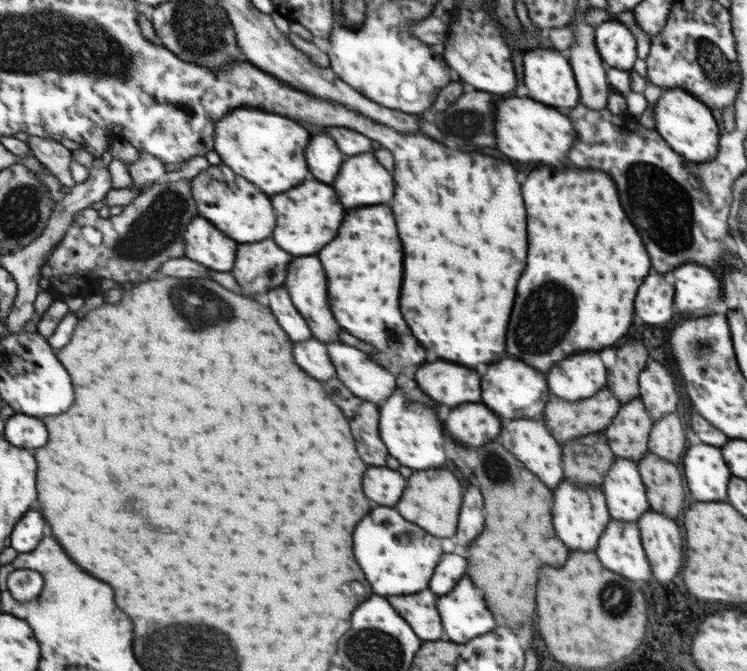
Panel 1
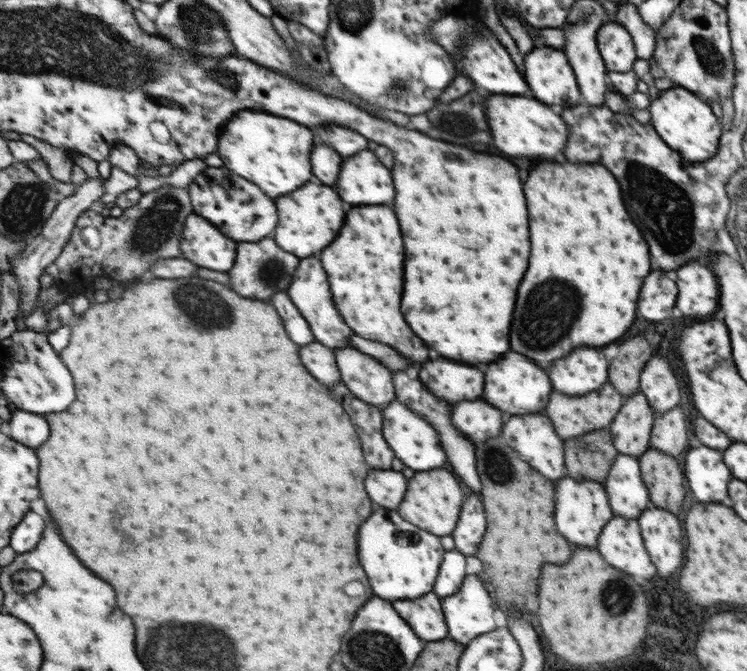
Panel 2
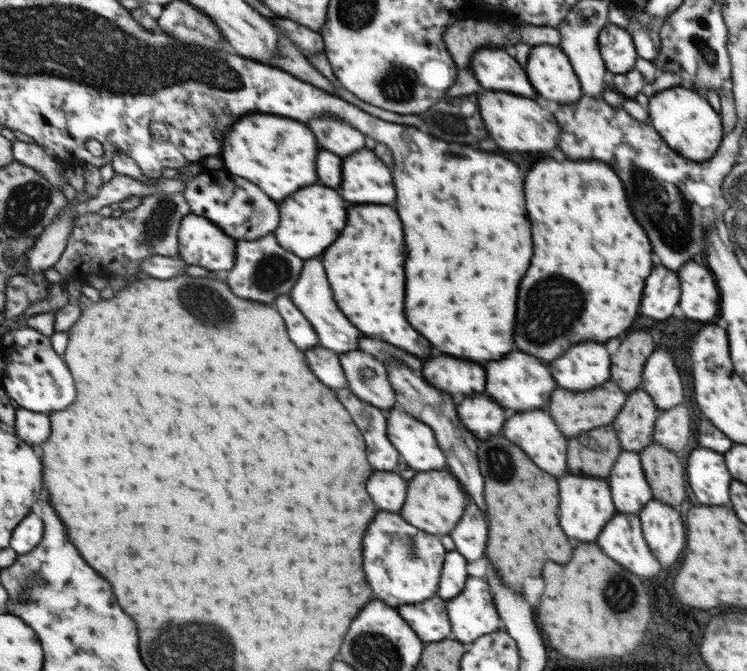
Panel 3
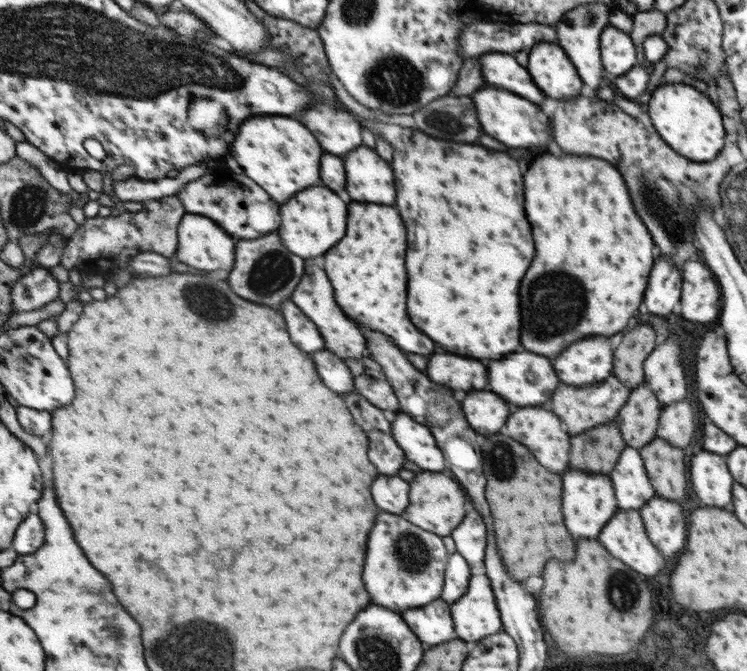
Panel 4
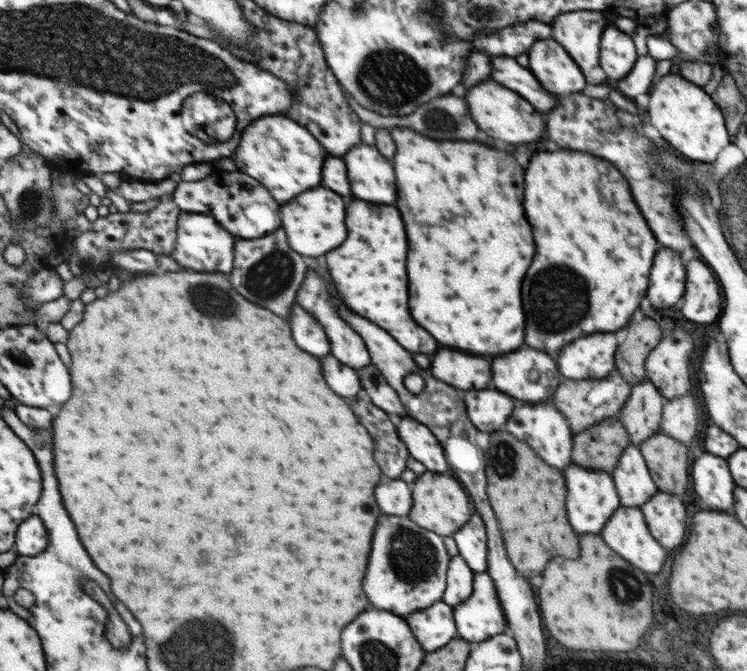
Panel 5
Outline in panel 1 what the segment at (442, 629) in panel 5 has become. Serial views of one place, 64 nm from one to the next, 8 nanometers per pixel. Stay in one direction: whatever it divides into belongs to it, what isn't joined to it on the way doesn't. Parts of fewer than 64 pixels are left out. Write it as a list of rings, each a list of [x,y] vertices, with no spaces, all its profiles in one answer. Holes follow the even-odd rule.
[[[430,590],[419,591],[418,594],[405,596],[385,596],[389,602],[410,624],[415,636],[421,640],[437,640],[443,636],[441,632],[441,616],[437,610],[438,596]]]

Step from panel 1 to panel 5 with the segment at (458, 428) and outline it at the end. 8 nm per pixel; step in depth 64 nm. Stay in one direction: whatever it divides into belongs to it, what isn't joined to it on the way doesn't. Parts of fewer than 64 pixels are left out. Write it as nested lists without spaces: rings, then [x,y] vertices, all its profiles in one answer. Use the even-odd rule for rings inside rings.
[[[481,389],[468,390],[461,393],[471,424],[479,432],[491,433],[506,424],[513,410],[513,397],[499,390]]]

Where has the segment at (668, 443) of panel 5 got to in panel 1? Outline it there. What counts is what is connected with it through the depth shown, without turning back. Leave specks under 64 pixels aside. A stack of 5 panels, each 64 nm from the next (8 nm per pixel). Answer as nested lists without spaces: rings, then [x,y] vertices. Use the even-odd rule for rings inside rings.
[[[647,452],[637,461],[643,468],[643,484],[647,484],[647,496],[651,496],[651,511],[663,512],[663,516],[675,518],[683,508],[683,486],[675,464]]]

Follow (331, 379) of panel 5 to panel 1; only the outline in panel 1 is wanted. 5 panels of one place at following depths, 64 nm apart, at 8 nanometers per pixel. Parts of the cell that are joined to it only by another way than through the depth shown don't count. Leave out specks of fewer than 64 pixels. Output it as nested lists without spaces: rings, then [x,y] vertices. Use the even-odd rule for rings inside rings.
[[[315,338],[305,341],[297,341],[295,344],[295,360],[299,360],[299,366],[315,376],[315,380],[329,380],[336,376],[334,365],[327,356],[327,348],[323,342]]]

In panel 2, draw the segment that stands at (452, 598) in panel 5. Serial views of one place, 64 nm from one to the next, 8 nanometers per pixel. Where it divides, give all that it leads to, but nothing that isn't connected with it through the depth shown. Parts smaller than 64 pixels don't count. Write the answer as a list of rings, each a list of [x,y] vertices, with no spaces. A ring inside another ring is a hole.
[[[455,550],[447,551],[438,571],[433,593],[440,598],[455,593],[463,582],[464,572],[465,559],[463,553]]]

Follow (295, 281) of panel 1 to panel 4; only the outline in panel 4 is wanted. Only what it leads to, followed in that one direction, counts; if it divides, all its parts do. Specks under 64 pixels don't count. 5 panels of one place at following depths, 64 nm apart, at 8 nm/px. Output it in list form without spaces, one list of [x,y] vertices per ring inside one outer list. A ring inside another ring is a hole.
[[[315,264],[307,266],[307,276],[303,276],[303,282],[298,284],[292,300],[299,306],[299,309],[303,310],[311,318],[311,322],[317,326],[329,352],[335,354],[341,360],[357,359],[357,357],[366,354],[364,352],[366,344],[363,333],[357,330],[357,326],[351,320],[347,320],[343,316],[343,312],[333,302],[331,286],[329,286],[329,282],[325,278],[325,272],[319,266],[315,266]]]

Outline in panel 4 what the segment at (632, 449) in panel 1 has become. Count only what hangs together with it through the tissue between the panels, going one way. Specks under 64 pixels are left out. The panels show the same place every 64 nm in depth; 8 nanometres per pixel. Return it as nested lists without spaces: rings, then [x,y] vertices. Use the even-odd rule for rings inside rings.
[[[643,382],[630,389],[629,398],[614,422],[626,440],[626,446],[639,450],[655,436],[657,418],[661,418],[659,400]]]

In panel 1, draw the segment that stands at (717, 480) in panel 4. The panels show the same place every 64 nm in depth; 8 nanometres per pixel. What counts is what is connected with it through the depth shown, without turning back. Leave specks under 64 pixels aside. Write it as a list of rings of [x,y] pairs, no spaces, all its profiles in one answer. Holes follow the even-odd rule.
[[[703,443],[687,448],[687,456],[683,456],[683,472],[687,472],[687,484],[695,500],[727,502],[725,486],[731,474],[717,448]]]

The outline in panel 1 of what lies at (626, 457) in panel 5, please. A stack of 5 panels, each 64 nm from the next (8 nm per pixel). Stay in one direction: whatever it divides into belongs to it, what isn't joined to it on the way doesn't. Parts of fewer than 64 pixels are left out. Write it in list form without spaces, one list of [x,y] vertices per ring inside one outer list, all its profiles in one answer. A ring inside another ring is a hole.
[[[615,458],[599,488],[605,494],[610,516],[615,520],[635,523],[649,508],[647,498],[645,498],[645,487],[641,482],[636,461]]]

